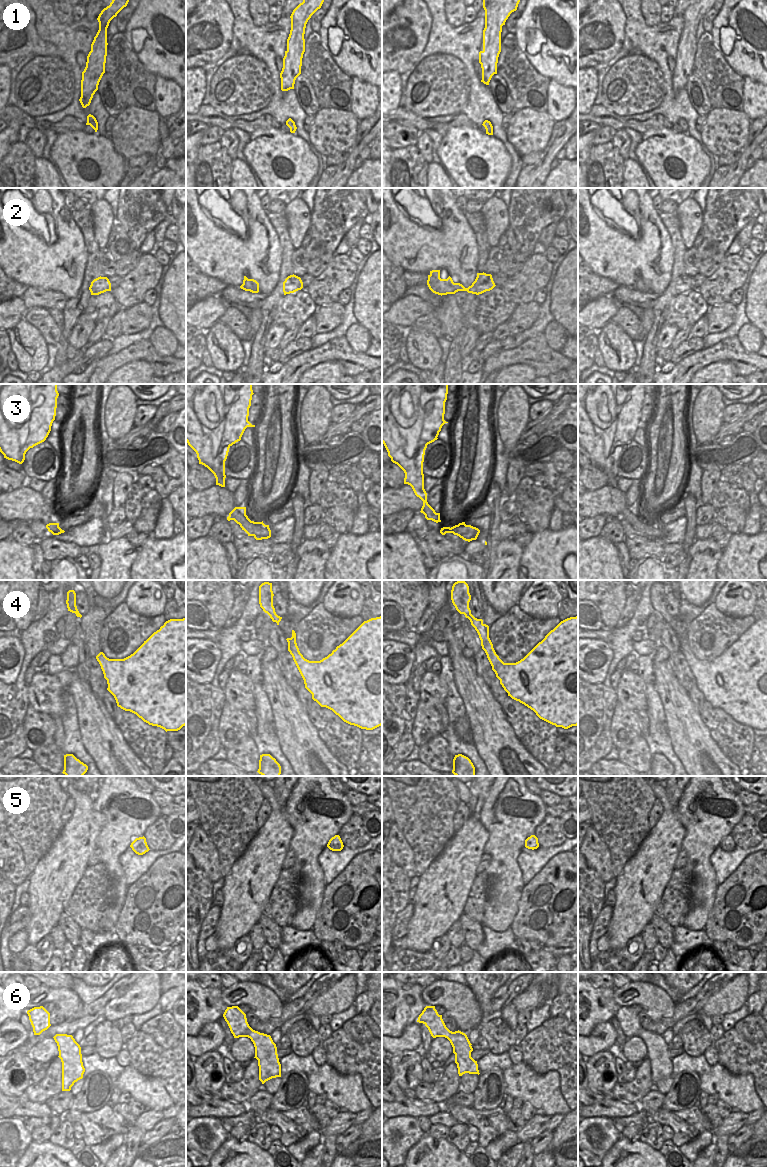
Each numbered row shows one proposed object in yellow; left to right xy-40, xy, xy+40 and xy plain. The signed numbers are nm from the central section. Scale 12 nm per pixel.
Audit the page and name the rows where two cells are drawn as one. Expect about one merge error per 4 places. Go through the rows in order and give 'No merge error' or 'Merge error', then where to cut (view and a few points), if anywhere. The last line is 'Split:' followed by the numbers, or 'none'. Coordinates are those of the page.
1: No merge error. No split
2: No merge error. No split
3: No merge error. No split
4: No merge error. No split
5: No merge error. No split
6: No merge error. No split
Split: none

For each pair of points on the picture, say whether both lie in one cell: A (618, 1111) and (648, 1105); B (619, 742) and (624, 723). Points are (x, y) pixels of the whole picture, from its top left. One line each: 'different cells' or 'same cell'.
A: different cells
B: same cell

